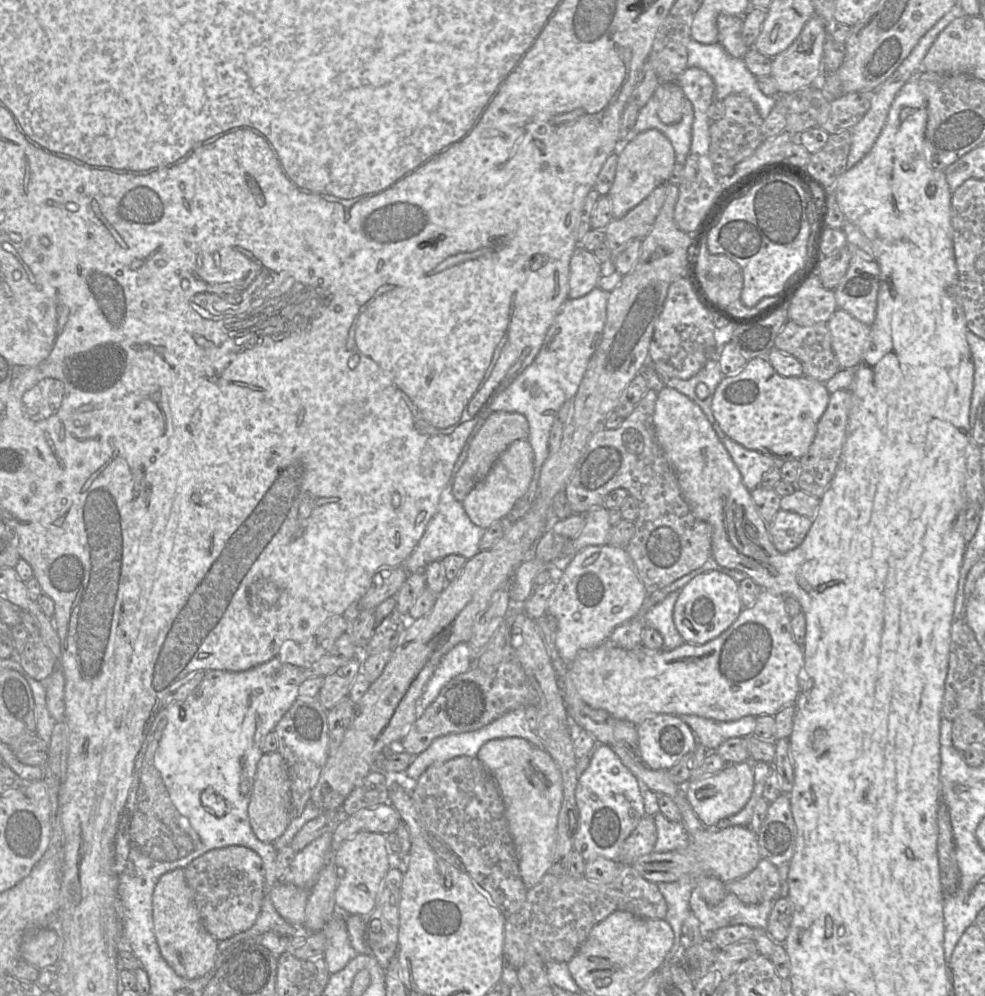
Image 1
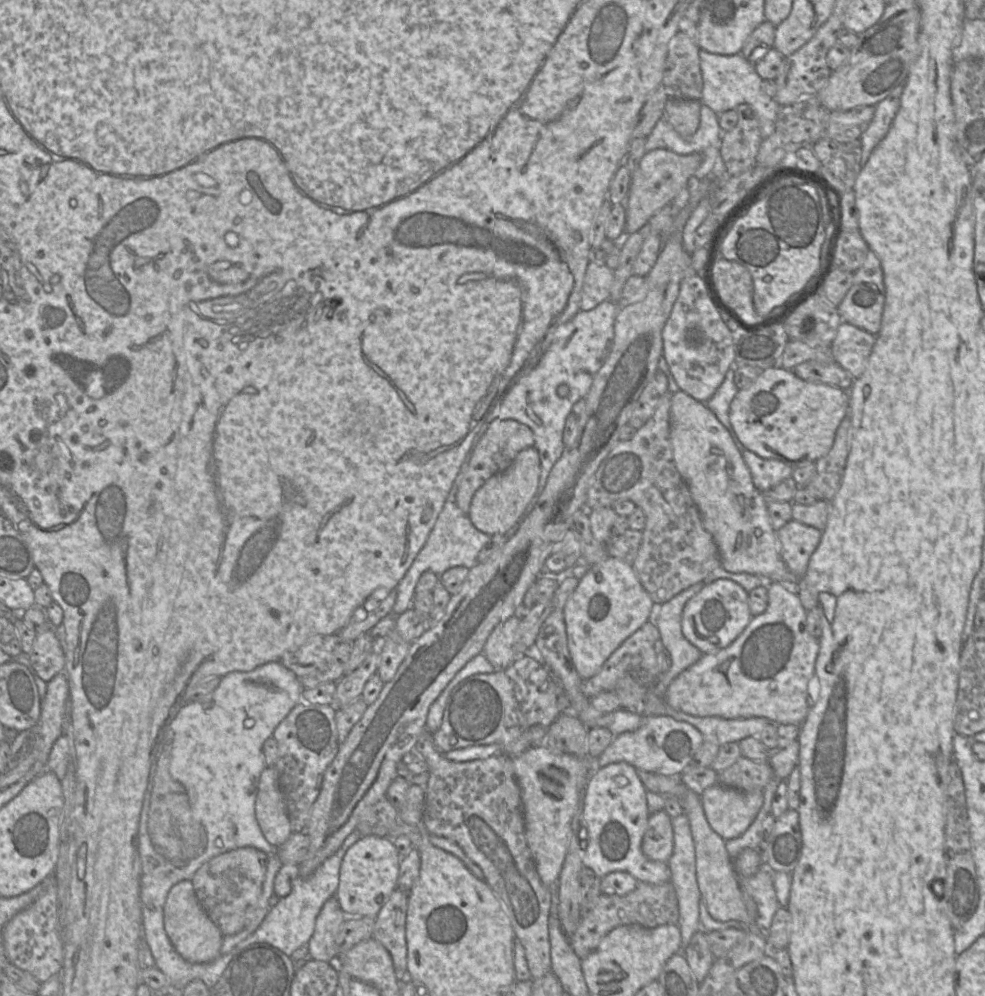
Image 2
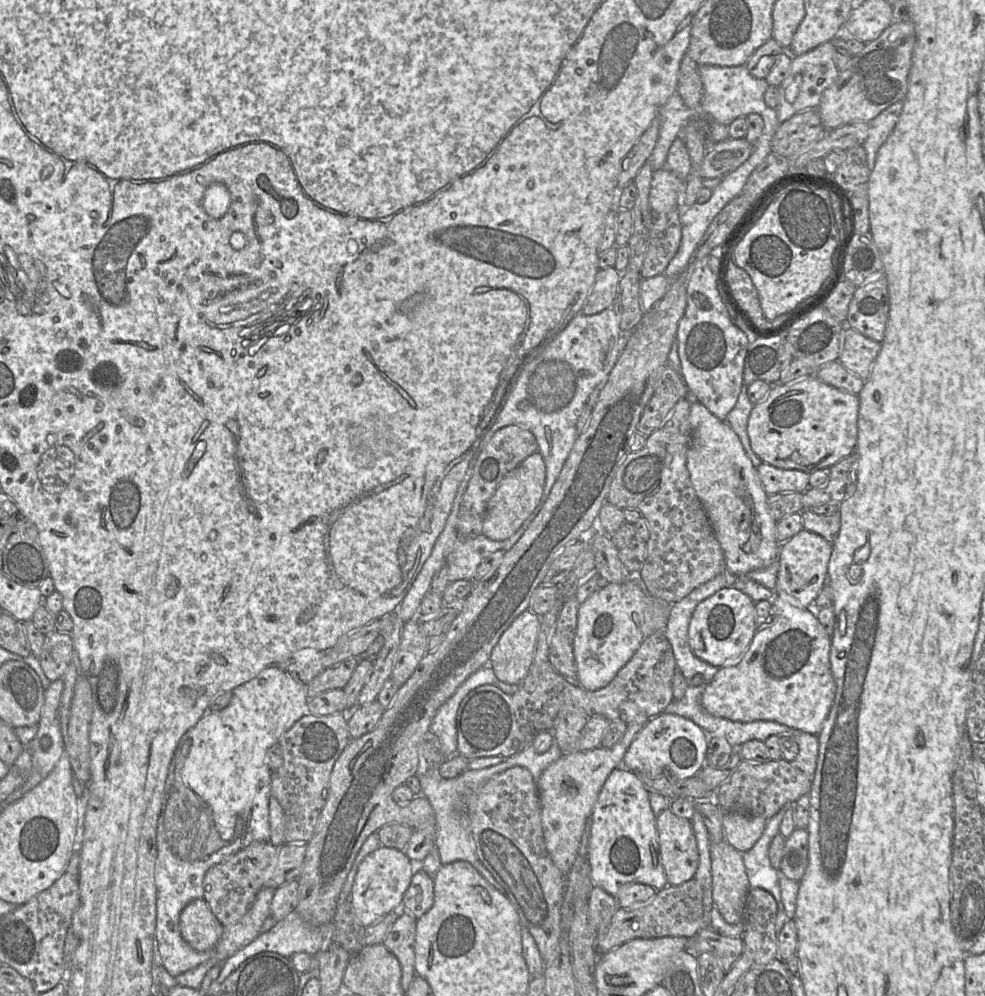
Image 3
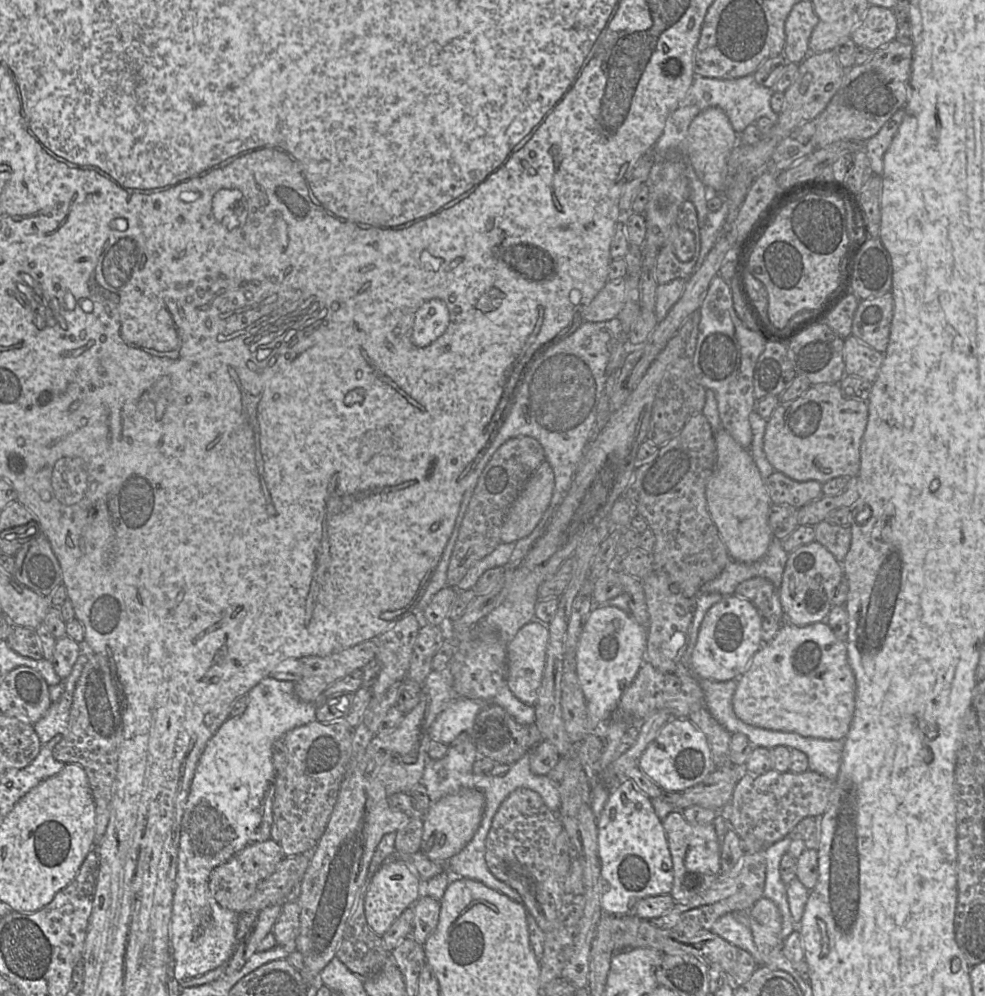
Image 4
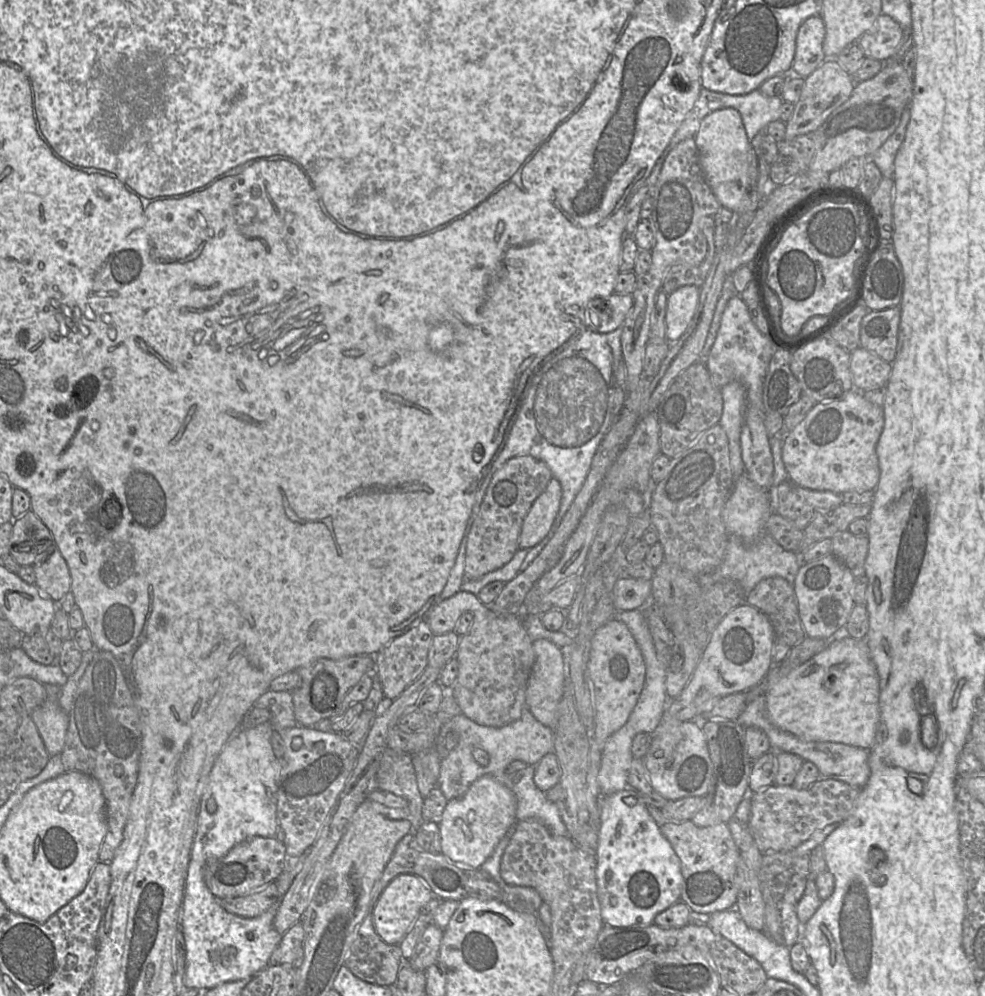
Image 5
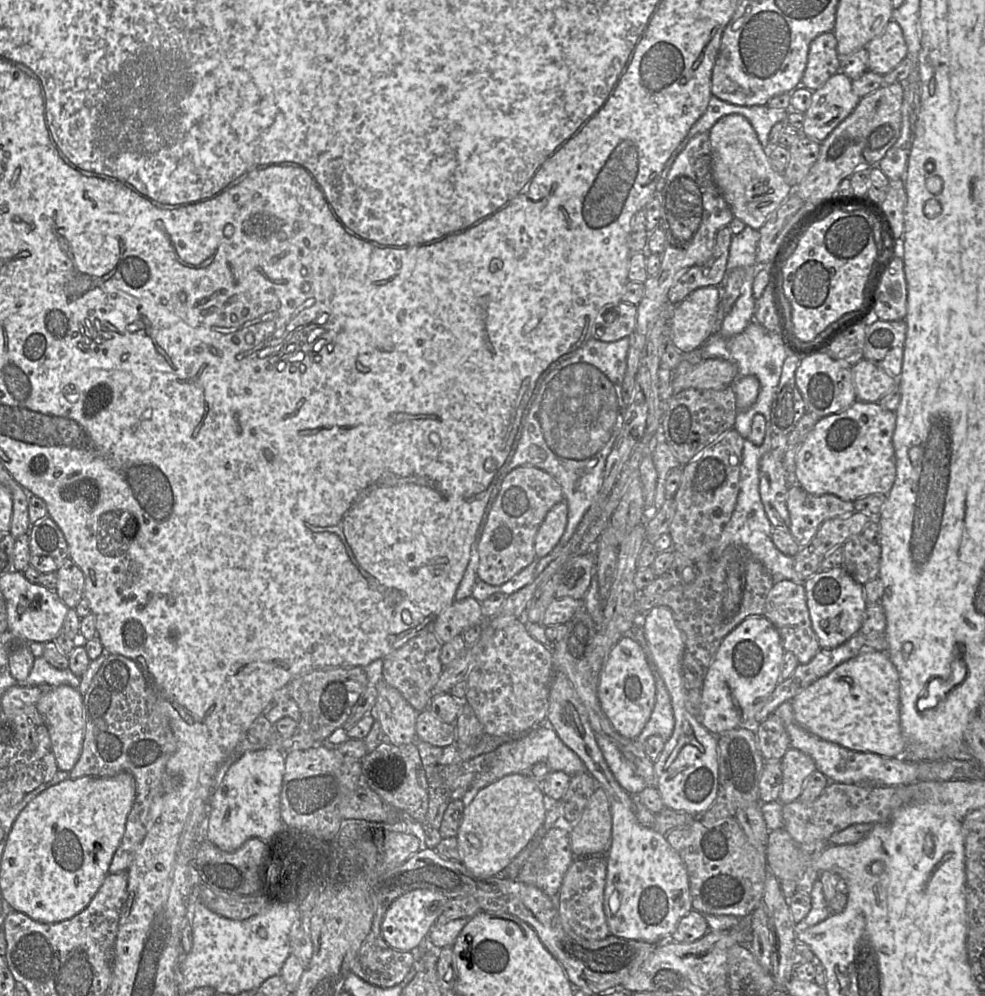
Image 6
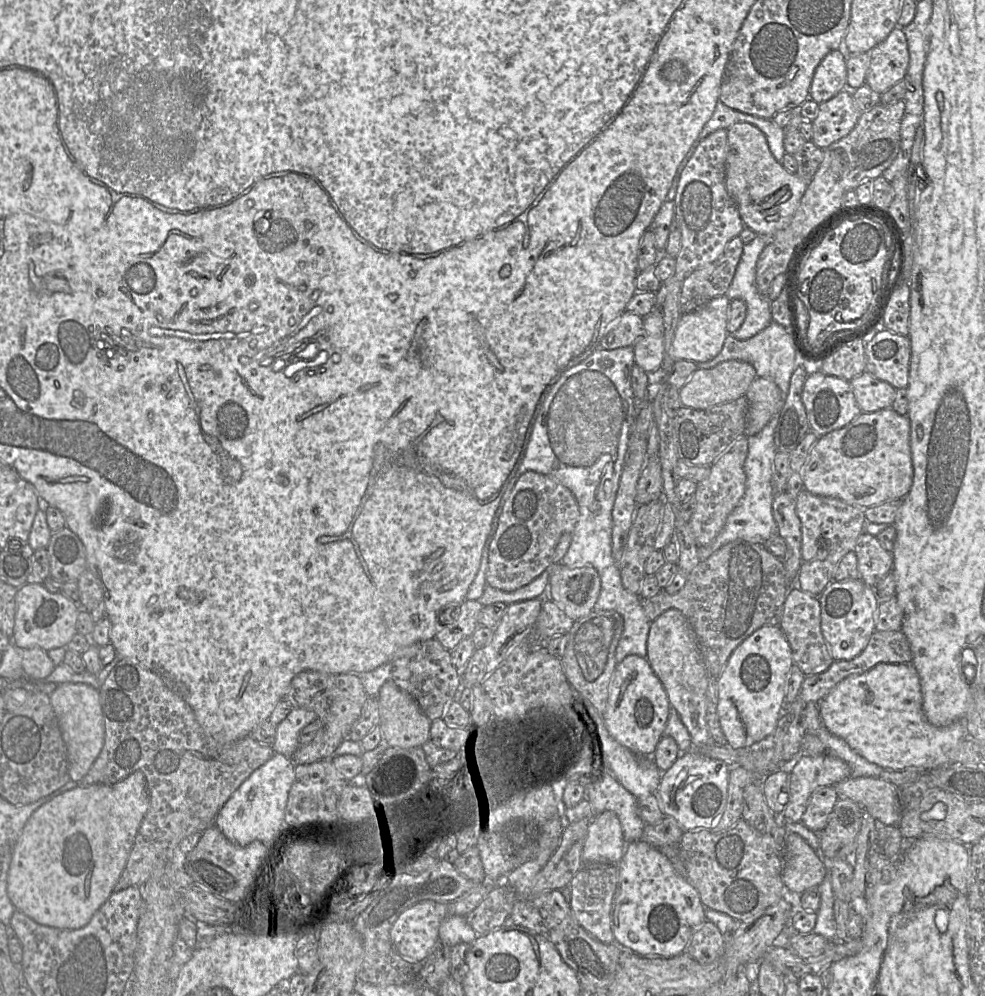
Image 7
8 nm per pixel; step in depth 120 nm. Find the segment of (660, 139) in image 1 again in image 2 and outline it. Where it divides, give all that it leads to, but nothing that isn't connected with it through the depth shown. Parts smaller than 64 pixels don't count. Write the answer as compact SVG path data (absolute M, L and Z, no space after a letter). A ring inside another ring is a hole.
M658 148L647 152L631 172L631 184L624 203L626 210L626 234L641 229L649 219L665 206L671 204L688 180L695 176L703 156L699 153L680 155L673 151Z

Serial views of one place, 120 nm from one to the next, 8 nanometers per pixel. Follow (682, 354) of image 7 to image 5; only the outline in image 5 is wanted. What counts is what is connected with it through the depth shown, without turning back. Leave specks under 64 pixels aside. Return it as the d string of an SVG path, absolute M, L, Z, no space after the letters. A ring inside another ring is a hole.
M686 285L668 295L666 310L666 339L676 342L687 331L700 300L700 287Z

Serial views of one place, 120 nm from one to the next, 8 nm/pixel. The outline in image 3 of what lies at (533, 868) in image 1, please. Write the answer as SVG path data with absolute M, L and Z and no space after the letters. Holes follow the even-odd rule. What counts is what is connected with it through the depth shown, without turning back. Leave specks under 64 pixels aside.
M638 716L626 723L623 738L610 748L562 754L546 767L535 781L541 803L541 822L546 849L557 868L565 875L575 861L583 824L593 809L609 774L622 766L623 757L636 735L653 717Z

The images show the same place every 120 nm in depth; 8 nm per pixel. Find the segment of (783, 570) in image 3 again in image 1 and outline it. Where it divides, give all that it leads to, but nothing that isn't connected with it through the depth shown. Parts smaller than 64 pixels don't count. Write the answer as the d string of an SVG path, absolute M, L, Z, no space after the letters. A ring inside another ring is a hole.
M780 509L768 524L773 544L781 553L798 547L805 539L813 520L798 513Z

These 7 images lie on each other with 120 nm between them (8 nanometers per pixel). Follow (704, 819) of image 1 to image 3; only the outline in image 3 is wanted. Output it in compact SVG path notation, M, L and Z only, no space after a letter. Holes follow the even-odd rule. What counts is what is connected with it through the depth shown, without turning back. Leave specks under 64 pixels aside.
M724 812L724 840L739 852L751 849L759 840L765 829L767 819L743 812Z

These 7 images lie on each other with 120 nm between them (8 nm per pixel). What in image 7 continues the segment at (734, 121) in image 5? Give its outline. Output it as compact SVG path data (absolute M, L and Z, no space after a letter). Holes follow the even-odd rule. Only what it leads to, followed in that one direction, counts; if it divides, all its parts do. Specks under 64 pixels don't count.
M740 122L730 126L727 146L726 189L744 225L768 241L776 231L790 224L809 181L786 171L772 155L763 132L752 124Z

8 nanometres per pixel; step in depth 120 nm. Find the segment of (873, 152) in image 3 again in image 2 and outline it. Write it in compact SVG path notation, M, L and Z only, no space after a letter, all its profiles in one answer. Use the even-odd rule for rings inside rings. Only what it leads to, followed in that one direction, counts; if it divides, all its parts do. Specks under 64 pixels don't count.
M904 85L898 86L888 97L876 104L873 118L859 139L862 148L862 167L868 161L873 149L887 134L899 110L903 87Z

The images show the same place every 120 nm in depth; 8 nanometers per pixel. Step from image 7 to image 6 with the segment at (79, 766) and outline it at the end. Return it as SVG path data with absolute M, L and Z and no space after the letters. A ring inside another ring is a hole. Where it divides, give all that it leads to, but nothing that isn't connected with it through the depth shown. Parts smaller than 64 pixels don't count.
M59 685L42 693L37 709L43 717L51 739L59 770L70 772L77 763L83 746L85 720L83 715L83 695L78 688Z

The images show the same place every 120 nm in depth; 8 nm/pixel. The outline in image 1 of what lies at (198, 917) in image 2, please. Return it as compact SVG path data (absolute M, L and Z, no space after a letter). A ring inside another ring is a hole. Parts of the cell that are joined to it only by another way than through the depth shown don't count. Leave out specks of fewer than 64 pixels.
M184 870L163 874L153 891L152 917L159 950L168 965L182 978L192 980L209 972L215 965L218 941L205 929Z

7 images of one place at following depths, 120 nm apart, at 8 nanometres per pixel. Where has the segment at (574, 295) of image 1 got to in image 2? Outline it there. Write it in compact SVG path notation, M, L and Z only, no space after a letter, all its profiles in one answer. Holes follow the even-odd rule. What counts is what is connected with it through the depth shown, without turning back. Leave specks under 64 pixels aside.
M591 260L583 281L580 309L592 310L601 302L611 299L613 282L614 271L605 264L605 261Z

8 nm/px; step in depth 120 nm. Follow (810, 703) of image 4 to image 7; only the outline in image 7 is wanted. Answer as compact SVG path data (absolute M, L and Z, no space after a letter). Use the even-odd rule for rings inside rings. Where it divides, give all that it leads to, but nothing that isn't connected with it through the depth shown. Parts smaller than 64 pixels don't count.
M879 663L862 674L851 675L842 680L820 700L818 708L826 729L844 740L854 752L869 762L887 770L917 768L929 771L951 764L949 753L959 742L967 738L967 732L963 721L940 727L930 724L922 704L920 678L912 664Z

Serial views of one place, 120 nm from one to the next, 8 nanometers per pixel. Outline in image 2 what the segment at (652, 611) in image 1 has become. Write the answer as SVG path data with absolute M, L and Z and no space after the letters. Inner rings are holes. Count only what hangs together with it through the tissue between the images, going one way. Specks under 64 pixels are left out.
M700 581L660 605L656 627L669 654L671 666L667 673L661 673L658 681L651 688L651 694L657 697L661 695L663 697L670 681L695 664L703 655L684 637L681 620L685 604L705 585L706 583Z

